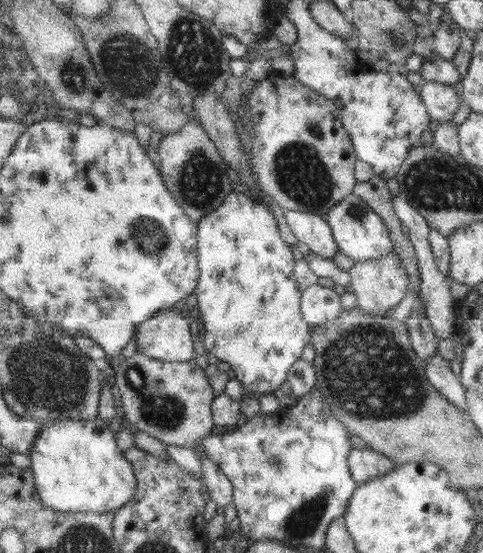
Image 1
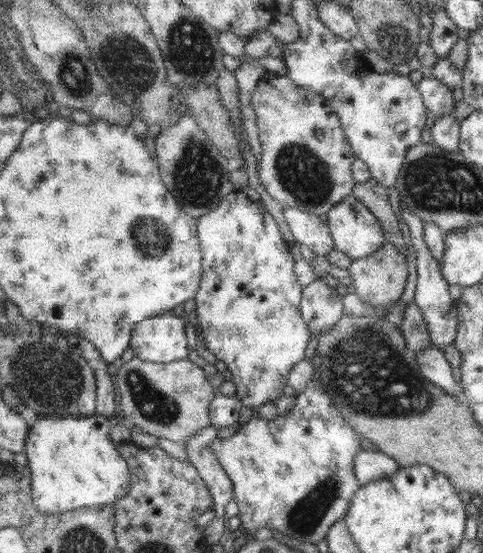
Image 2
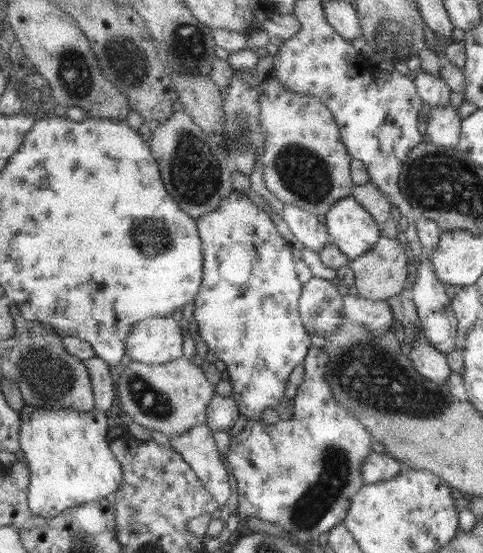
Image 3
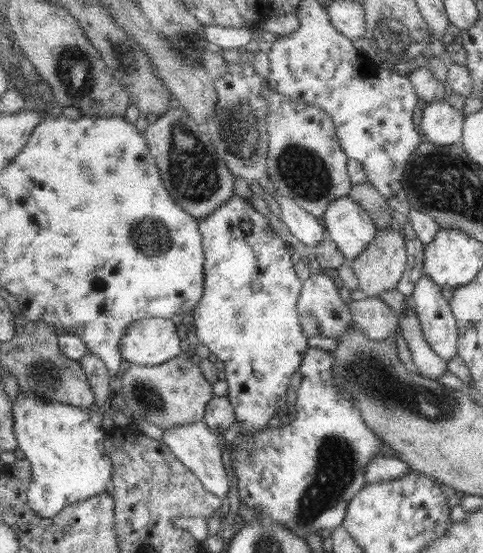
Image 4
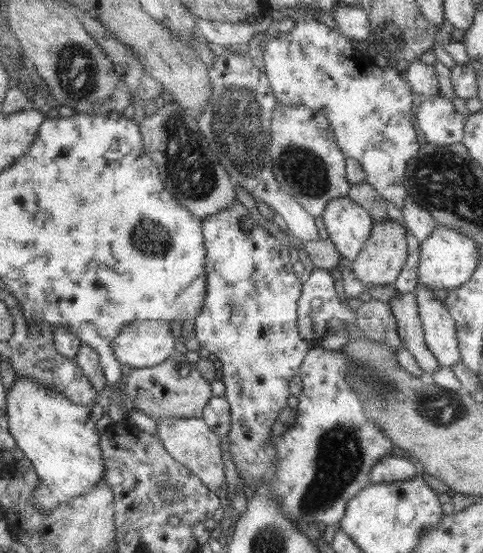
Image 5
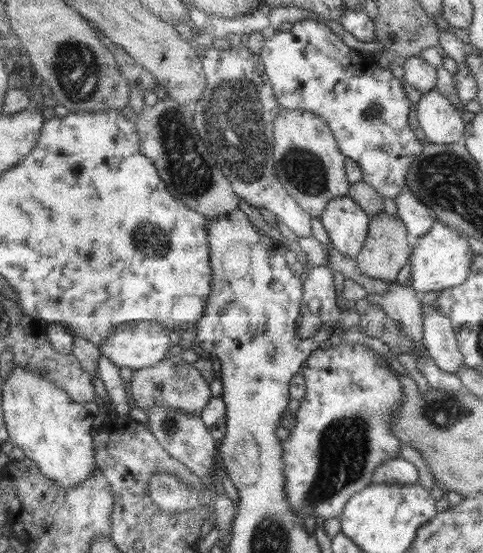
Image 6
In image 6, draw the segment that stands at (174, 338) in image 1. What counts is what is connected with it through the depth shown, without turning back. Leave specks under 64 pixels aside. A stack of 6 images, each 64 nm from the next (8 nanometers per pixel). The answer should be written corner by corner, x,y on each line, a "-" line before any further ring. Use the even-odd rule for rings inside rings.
133,321
119,326
99,350
120,367
144,369
169,356
169,333
159,321

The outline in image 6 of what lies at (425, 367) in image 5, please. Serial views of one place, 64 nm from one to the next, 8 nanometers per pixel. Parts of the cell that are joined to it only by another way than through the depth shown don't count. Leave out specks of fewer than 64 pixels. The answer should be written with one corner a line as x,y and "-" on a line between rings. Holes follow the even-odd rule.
391,282
389,292
371,294
367,298
372,303
383,305
389,317
398,320
403,332
415,342
418,357
428,354
424,337
424,314
417,290
413,286
401,286

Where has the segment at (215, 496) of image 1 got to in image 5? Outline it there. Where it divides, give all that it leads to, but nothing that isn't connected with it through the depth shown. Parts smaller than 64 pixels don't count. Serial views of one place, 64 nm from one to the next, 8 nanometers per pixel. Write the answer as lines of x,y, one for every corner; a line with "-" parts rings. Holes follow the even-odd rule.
163,418
156,422
156,434
161,437
169,454
189,468
208,490
219,492
225,483
225,462
221,450
221,437
210,429
203,418

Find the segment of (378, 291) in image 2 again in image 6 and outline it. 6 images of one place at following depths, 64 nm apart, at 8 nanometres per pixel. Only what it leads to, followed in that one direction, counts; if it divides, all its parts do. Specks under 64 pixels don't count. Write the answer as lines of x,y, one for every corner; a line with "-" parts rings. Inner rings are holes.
386,212
370,216
371,224
366,244
355,260
358,268
369,278
394,282
401,272
401,268
410,261
413,239
407,230
406,223
399,216
392,216

